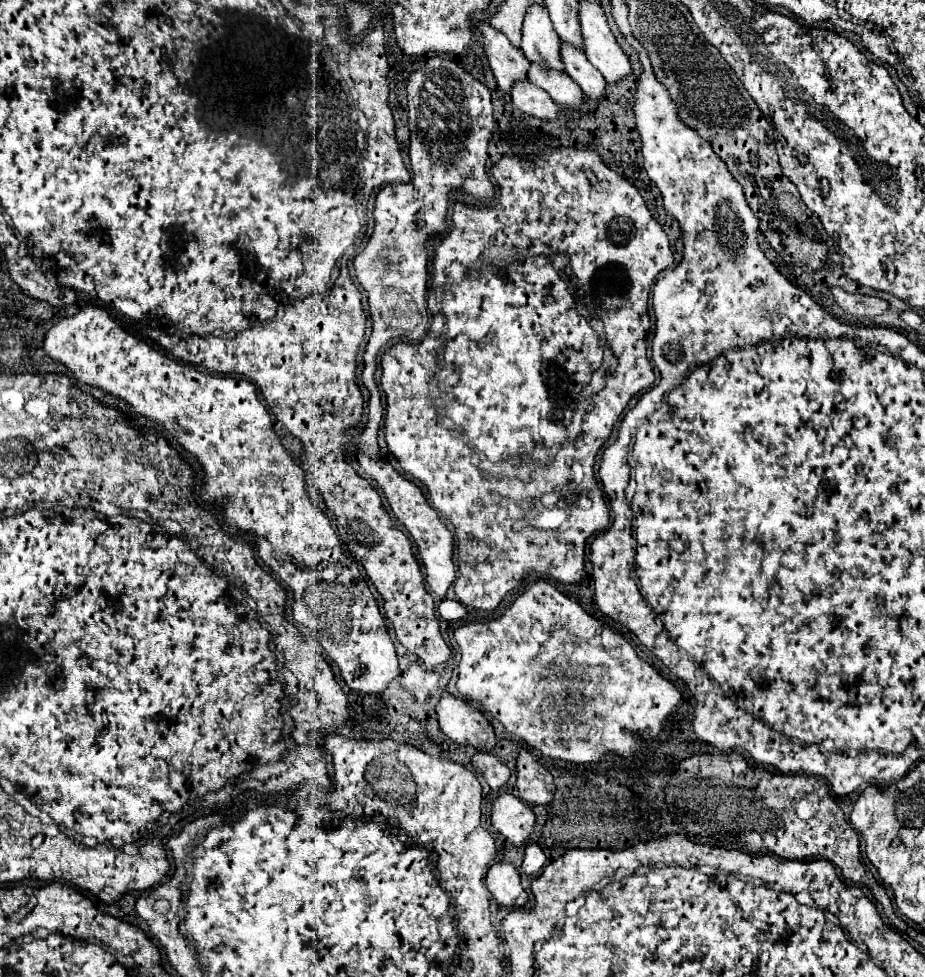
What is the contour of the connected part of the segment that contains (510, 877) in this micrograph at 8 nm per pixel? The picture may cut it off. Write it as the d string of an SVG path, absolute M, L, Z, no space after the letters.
M494 862L488 868L486 886L500 906L520 908L528 902L528 894L520 884L520 872L508 862Z

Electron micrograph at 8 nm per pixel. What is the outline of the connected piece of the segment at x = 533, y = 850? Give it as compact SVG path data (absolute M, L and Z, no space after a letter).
M528 840L528 842L524 844L524 862L522 862L522 870L524 870L526 874L538 874L538 872L542 870L544 862L546 862L546 856L544 856L542 848L540 848L536 842Z

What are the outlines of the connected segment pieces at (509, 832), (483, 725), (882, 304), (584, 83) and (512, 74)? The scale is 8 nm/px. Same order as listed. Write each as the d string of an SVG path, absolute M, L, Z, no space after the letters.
M500 792L492 800L490 822L492 822L496 832L500 832L512 844L520 846L532 834L536 816L524 800L512 796L510 792Z
M442 692L436 716L442 732L454 742L470 744L482 752L492 752L496 744L494 728L478 708L472 708L468 700Z
M832 288L832 294L836 302L844 308L844 312L854 316L880 316L888 310L888 302L876 296L864 296L864 294L848 294L842 288Z
M560 42L560 58L564 60L564 70L566 74L594 100L602 98L604 94L604 76L592 64L588 62L586 54L580 48L572 48L572 44Z
M488 22L478 24L478 30L488 64L498 80L498 86L504 92L510 92L514 82L526 78L526 72L530 68L528 58L524 56L524 52L520 52L520 48L514 48L506 40L506 36L500 30L492 28Z

